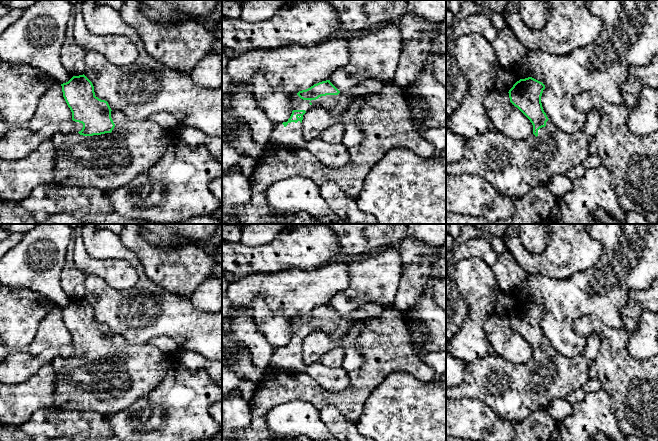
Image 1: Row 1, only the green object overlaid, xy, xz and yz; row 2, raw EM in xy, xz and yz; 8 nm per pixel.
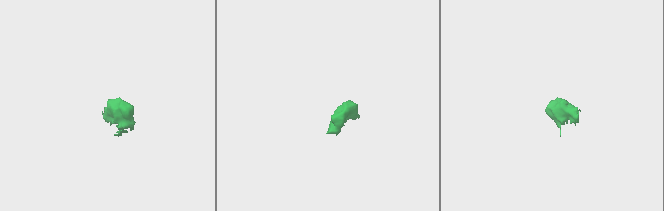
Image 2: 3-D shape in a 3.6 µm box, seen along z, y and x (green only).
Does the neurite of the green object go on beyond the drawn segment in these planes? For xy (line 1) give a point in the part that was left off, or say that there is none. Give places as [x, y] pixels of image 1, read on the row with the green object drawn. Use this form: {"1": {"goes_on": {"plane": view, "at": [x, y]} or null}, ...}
{"1": {"goes_on": {"plane": "xy", "at": [108, 161]}}}

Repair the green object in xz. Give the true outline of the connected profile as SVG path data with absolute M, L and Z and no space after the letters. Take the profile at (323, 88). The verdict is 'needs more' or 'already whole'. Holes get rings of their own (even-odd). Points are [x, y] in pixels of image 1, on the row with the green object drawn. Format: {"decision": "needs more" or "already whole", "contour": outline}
{"decision": "needs more", "contour": "M374 78L364 80L360 84L348 89L347 91L339 91L330 80L322 81L314 84L306 90L299 91L296 95L291 97L293 104L293 111L287 122L274 125L269 142L272 144L280 144L285 147L300 148L309 151L314 155L323 165L330 168L341 168L349 162L348 148L343 144L332 144L325 142L317 137L307 140L303 135L302 120L303 115L314 106L320 106L332 113L341 113L348 108L349 101L352 97L369 97L377 94L382 90L384 82Z"}

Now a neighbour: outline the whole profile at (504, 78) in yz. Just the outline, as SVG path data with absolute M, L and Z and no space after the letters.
M499 63L495 66L495 87L498 92L509 92L515 84L513 69L507 69Z

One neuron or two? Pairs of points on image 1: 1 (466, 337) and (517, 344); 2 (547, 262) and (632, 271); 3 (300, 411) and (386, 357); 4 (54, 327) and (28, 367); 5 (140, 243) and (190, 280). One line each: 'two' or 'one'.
1: two
2: two
3: two
4: two
5: one

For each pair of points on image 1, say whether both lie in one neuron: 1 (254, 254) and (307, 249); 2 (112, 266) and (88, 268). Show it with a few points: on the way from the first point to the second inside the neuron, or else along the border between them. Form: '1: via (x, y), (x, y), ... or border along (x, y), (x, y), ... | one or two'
1: via (267, 254), (294, 249) | one
2: via (106, 267), (94, 267) | one

